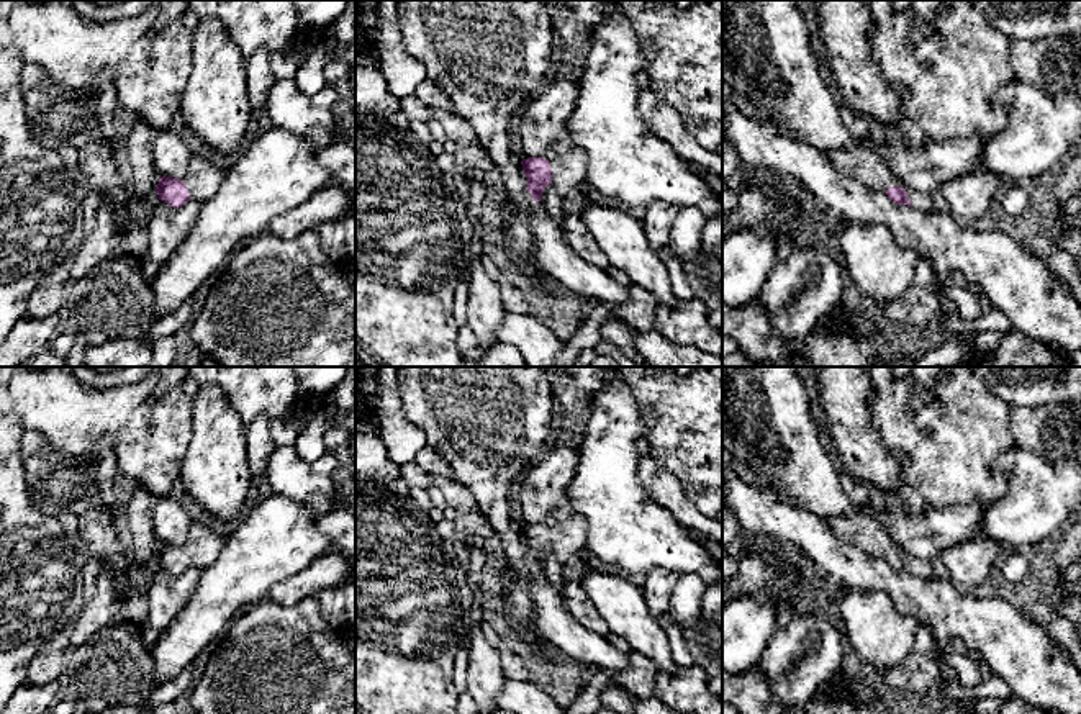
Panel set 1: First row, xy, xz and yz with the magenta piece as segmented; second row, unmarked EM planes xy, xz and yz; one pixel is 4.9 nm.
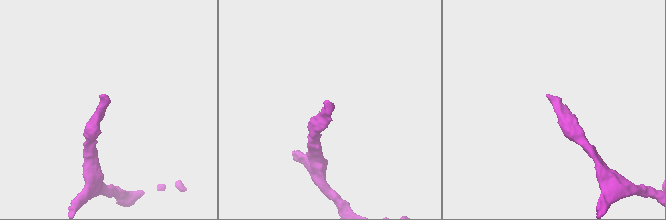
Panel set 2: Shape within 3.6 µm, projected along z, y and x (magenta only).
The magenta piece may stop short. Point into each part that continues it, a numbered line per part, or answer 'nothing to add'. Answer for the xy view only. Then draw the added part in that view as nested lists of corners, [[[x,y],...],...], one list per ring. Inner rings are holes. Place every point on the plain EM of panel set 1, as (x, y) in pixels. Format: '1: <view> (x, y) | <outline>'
1: xy (202, 546) | [[[193,522],[182,547],[190,558],[190,565],[203,570],[218,558],[223,544],[223,536],[203,524]]]

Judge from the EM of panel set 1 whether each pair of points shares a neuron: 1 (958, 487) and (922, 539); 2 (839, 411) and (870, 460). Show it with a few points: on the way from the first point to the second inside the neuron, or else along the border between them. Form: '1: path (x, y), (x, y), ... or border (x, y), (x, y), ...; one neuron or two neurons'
1: border (981, 503), (931, 506); two neurons
2: path (849, 423), (862, 449); one neuron

